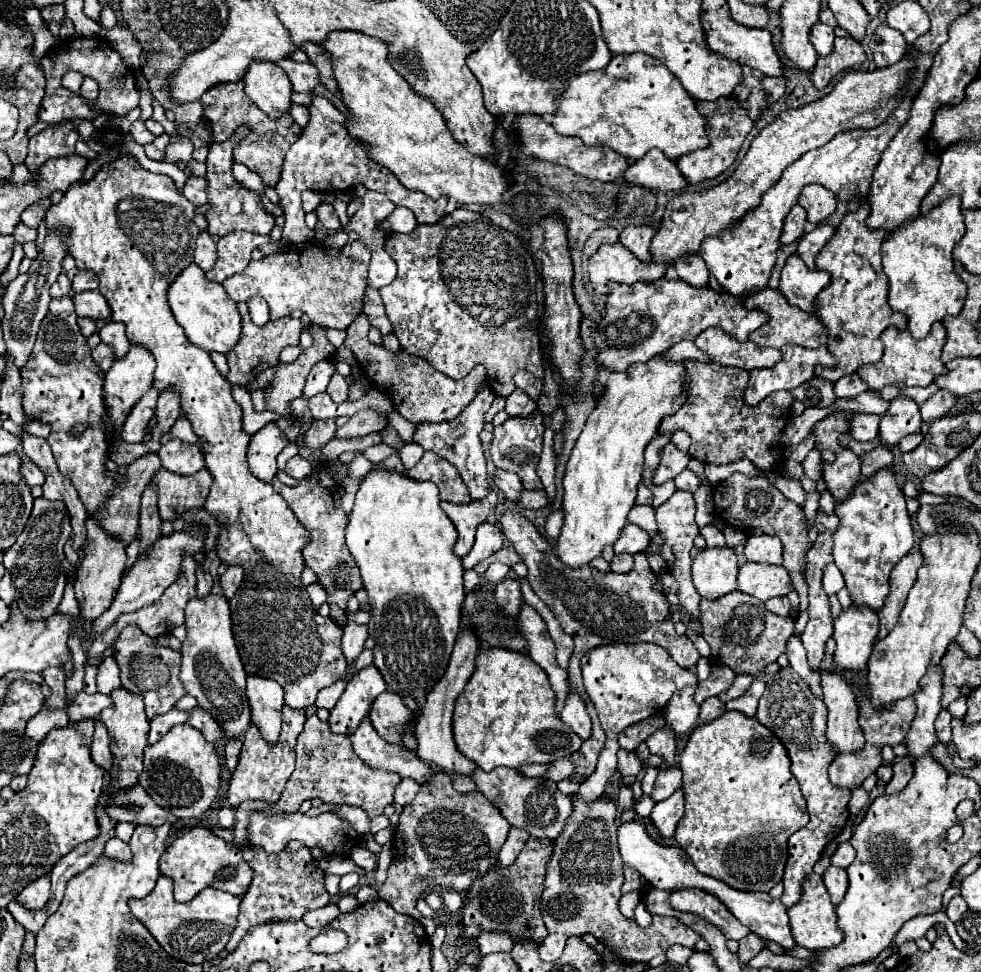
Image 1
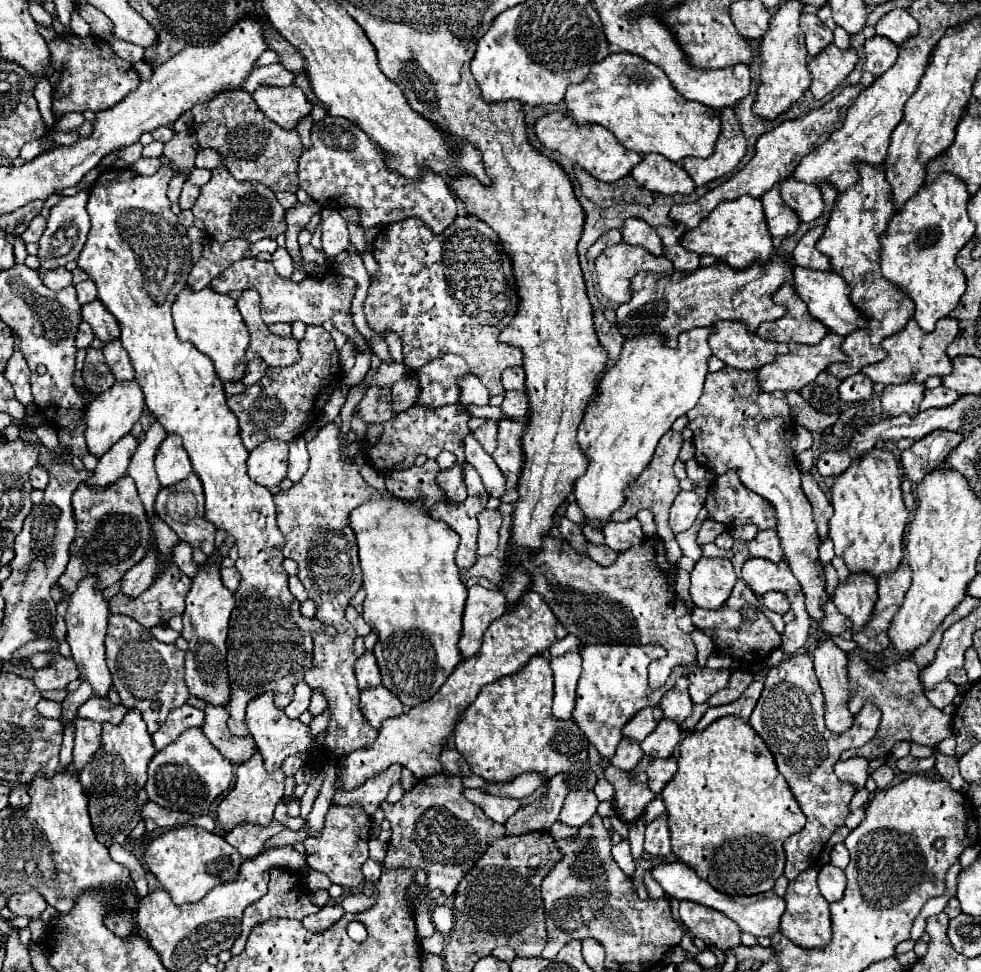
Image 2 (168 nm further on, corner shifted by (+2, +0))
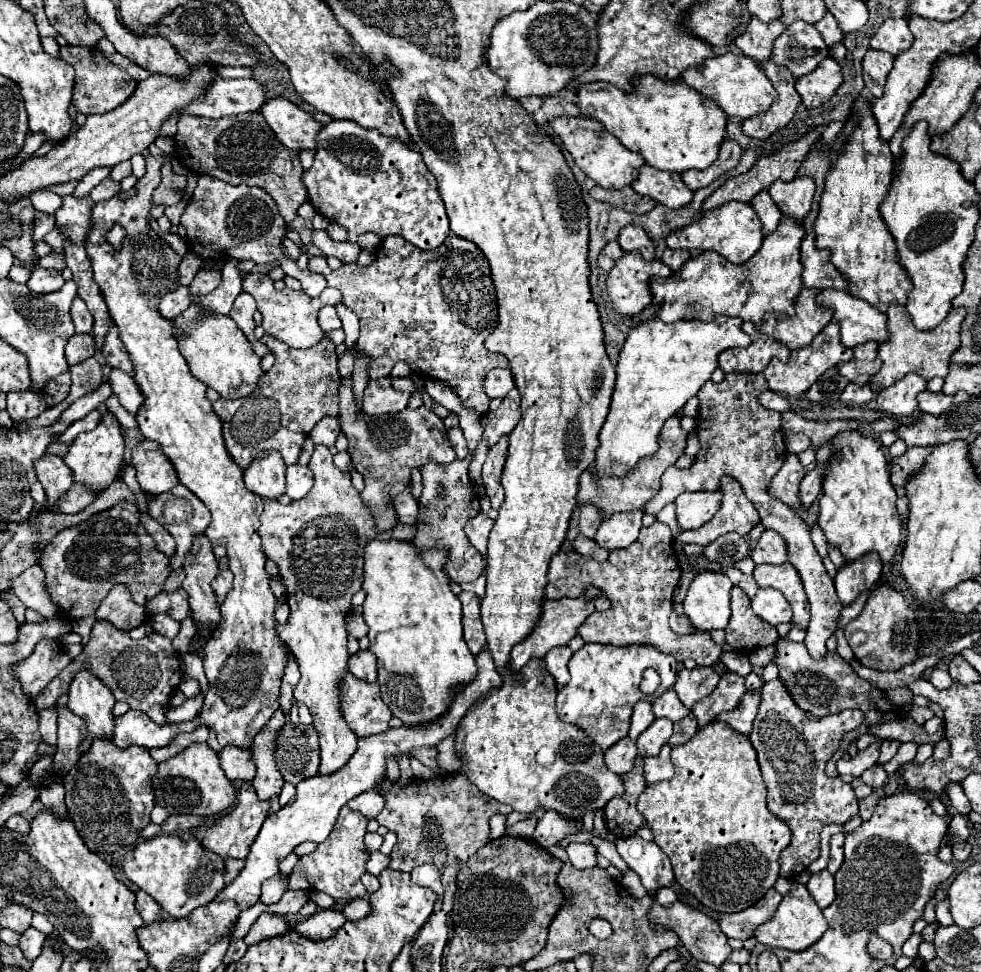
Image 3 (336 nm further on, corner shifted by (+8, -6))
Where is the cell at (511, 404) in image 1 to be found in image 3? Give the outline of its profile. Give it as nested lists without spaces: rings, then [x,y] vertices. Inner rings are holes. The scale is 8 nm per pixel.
[[[510,390],[504,396],[502,404],[494,412],[486,412],[480,416],[480,424],[484,428],[482,440],[488,442],[488,448],[494,446],[502,436],[508,436],[516,424],[520,422],[520,394],[518,390]]]

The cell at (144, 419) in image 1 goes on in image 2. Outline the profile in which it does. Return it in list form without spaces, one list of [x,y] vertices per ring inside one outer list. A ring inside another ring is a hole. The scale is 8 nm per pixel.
[[[132,432],[128,436],[122,436],[98,462],[94,476],[88,480],[90,486],[108,486],[114,484],[120,476],[126,474],[128,462],[132,458],[132,454],[138,448],[138,440],[132,436]]]

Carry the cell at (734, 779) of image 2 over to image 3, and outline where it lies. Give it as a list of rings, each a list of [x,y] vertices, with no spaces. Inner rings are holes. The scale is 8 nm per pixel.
[[[712,722],[712,724],[704,726],[704,728],[698,728],[694,738],[690,738],[690,742],[672,748],[672,764],[674,764],[674,776],[670,780],[666,780],[666,782],[656,782],[656,784],[646,786],[646,790],[638,798],[638,806],[636,808],[644,816],[644,822],[648,824],[648,828],[652,830],[654,842],[672,860],[676,882],[686,892],[690,892],[706,910],[716,912],[716,914],[726,914],[726,912],[732,914],[732,912],[740,912],[740,910],[746,910],[746,908],[754,906],[754,902],[758,902],[758,898],[762,898],[766,894],[766,890],[770,890],[774,886],[774,882],[778,880],[778,856],[790,844],[790,830],[788,830],[788,826],[784,822],[780,822],[766,808],[766,784],[762,780],[762,774],[760,774],[760,768],[758,768],[758,760],[756,760],[756,752],[752,748],[750,740],[746,736],[738,734],[736,730],[732,730],[726,722]]]

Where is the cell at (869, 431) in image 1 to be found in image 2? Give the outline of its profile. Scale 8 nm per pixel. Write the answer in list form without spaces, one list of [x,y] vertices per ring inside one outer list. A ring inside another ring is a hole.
[[[788,392],[786,398],[788,398],[788,406],[790,406],[790,410],[792,410],[794,420],[796,420],[802,428],[808,428],[810,432],[824,432],[826,428],[830,428],[830,426],[836,424],[838,414],[820,414],[820,412],[812,410],[812,408],[808,406],[808,402],[804,402],[804,400],[800,398],[798,392]]]

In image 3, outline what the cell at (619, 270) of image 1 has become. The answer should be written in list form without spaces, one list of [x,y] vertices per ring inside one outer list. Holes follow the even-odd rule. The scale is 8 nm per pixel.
[[[624,254],[608,276],[608,296],[612,306],[622,316],[638,316],[650,302],[650,280],[656,276],[672,276],[674,272],[660,260],[646,262],[642,254]]]

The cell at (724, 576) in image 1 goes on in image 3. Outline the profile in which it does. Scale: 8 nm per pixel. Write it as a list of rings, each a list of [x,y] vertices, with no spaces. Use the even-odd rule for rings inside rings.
[[[698,572],[692,580],[686,600],[684,600],[684,614],[690,618],[694,628],[708,632],[708,630],[722,630],[731,616],[730,592],[732,582],[726,574],[716,572]]]

